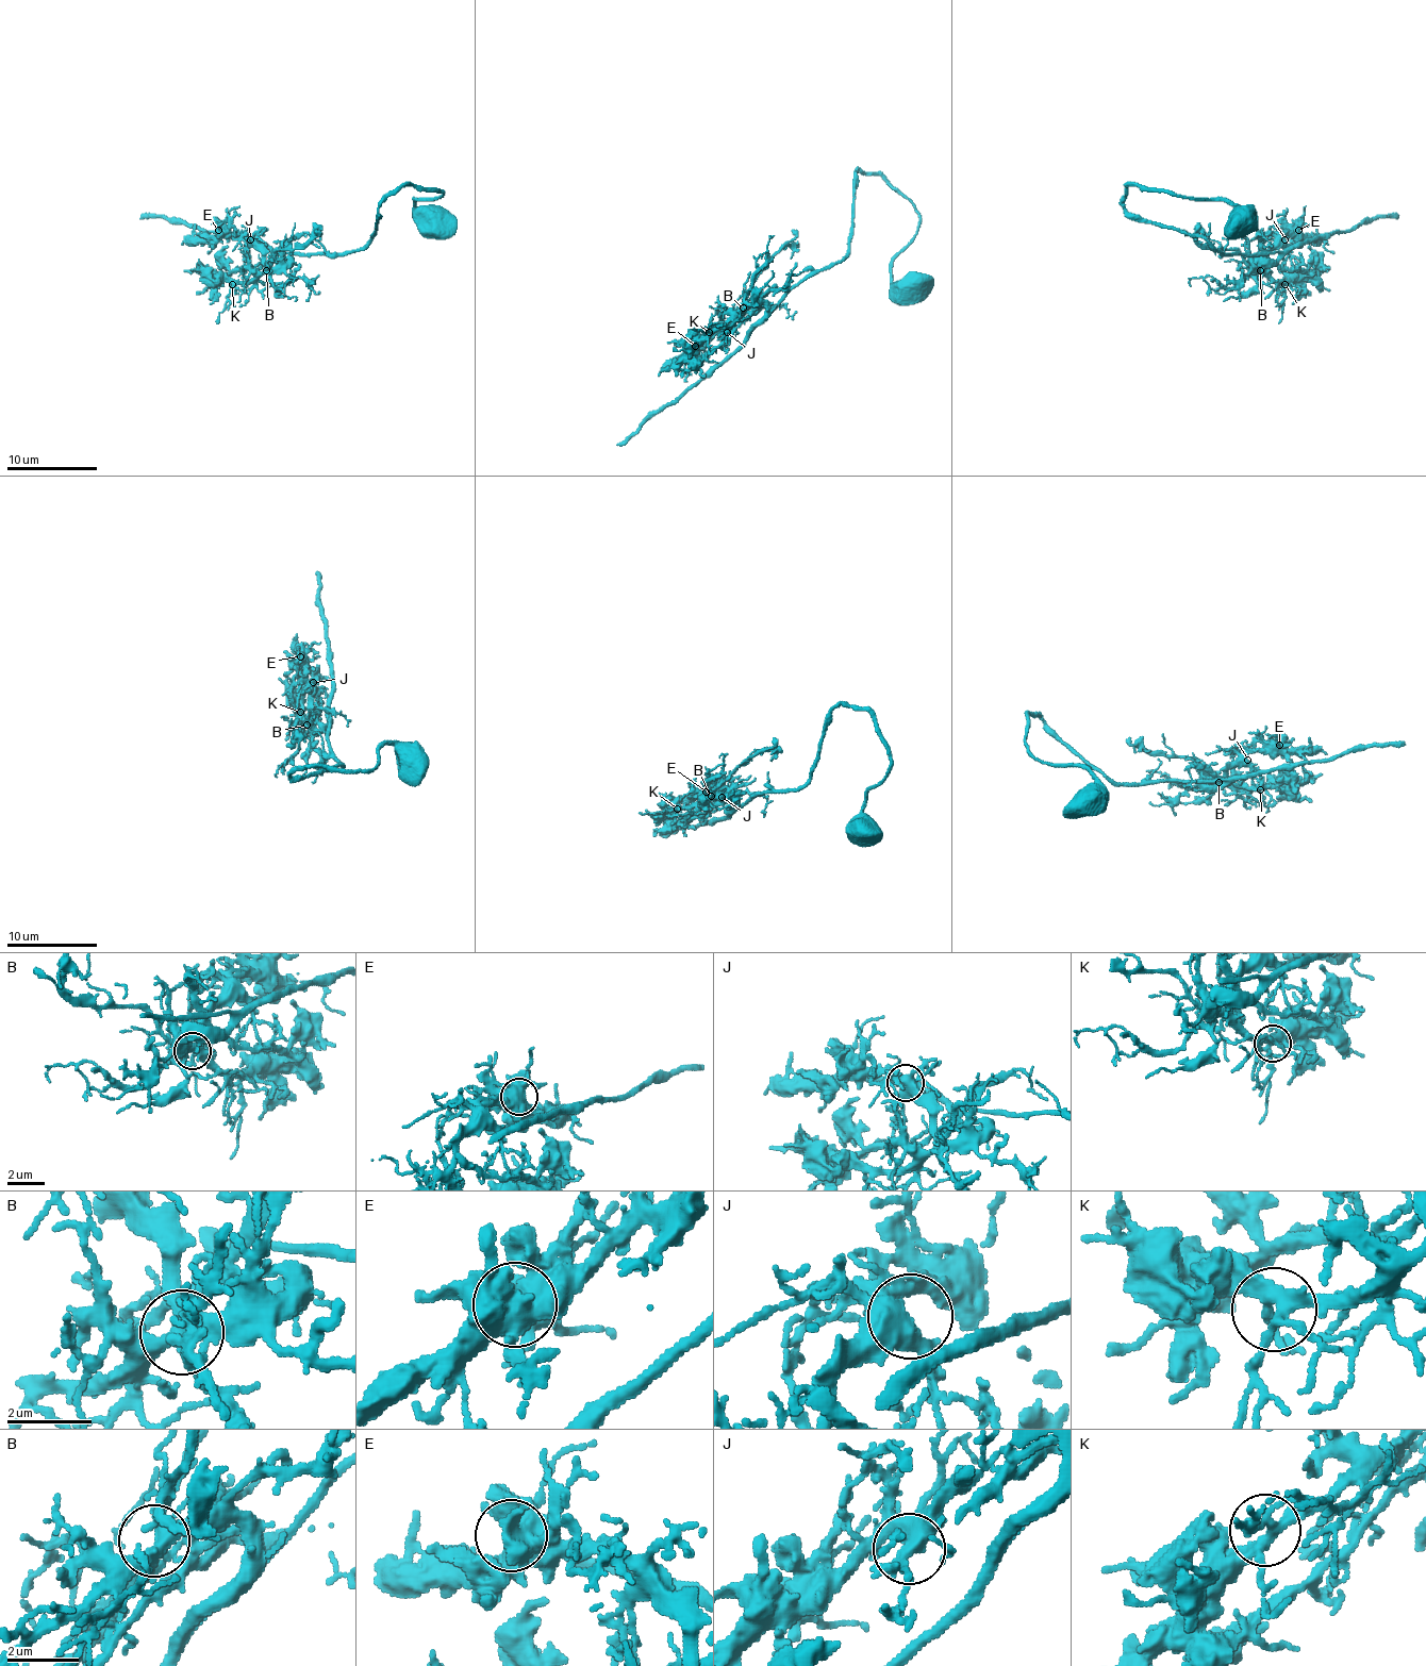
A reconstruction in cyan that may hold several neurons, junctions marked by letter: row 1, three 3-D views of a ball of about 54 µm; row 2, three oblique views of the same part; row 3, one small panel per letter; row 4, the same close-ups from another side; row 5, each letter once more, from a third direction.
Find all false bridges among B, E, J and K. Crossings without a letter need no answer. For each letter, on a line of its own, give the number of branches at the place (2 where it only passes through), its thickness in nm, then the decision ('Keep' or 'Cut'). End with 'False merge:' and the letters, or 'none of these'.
B: Branches: 5. Thickness 400 nm. Keep
E: Branches: 6. Thickness 600 nm. Keep
J: Branches: 4. Thickness 480 nm. Keep
K: Branches: 5. Thickness 320 nm. Keep
False merge: none of these

